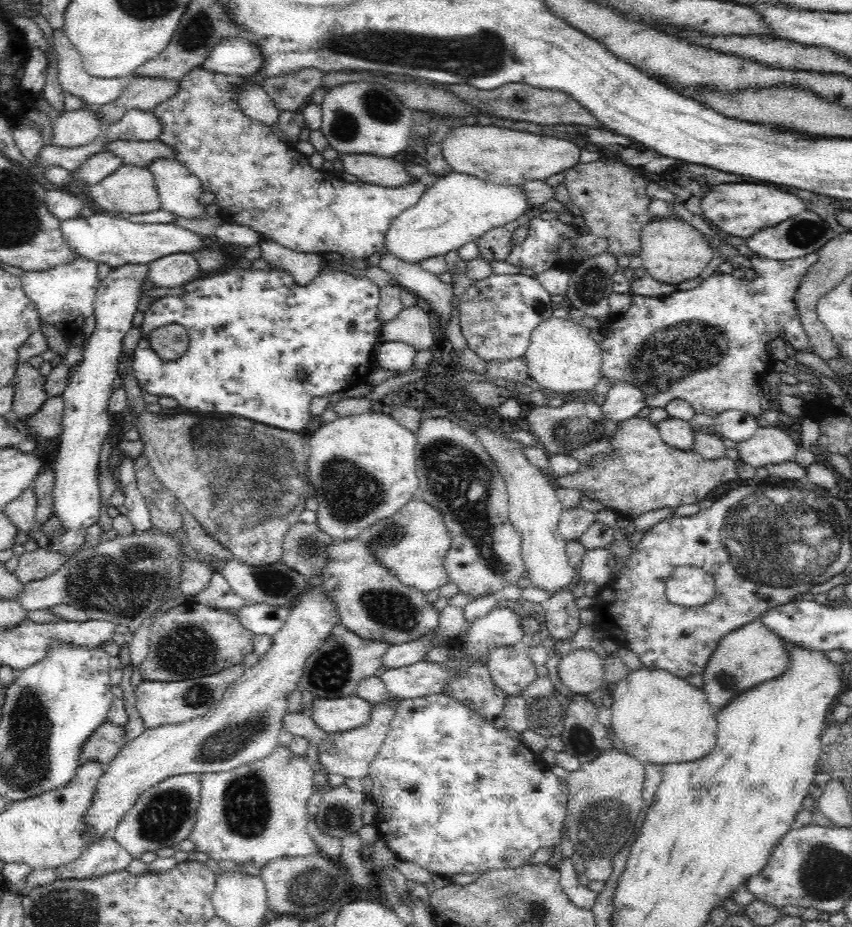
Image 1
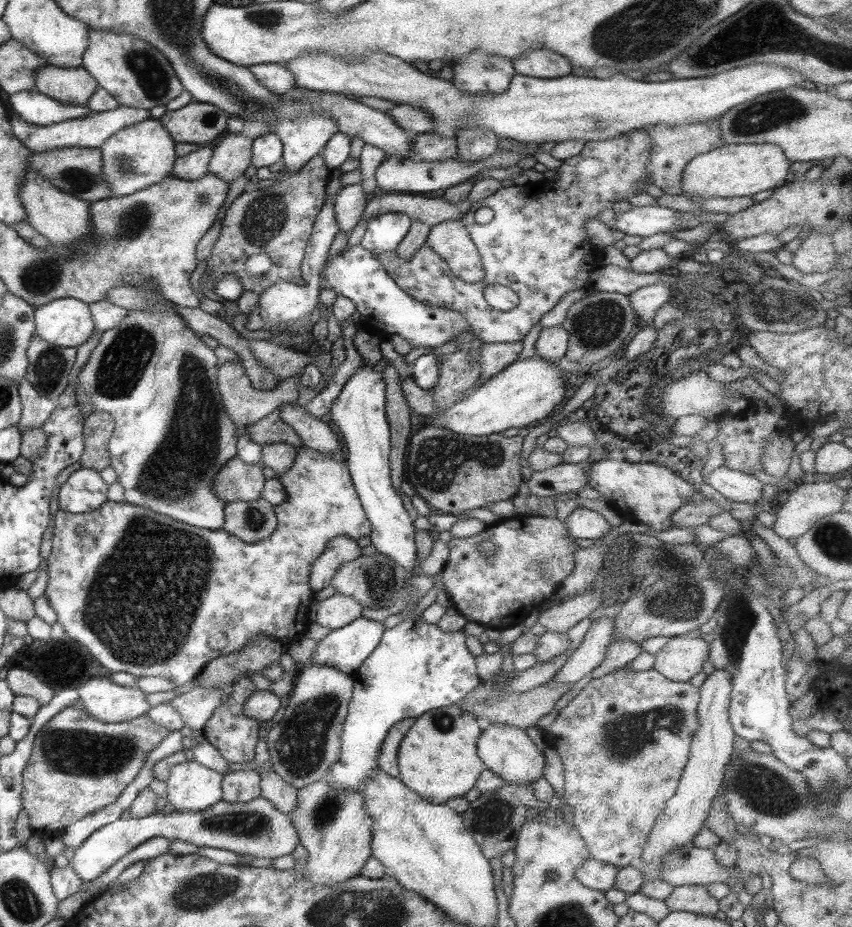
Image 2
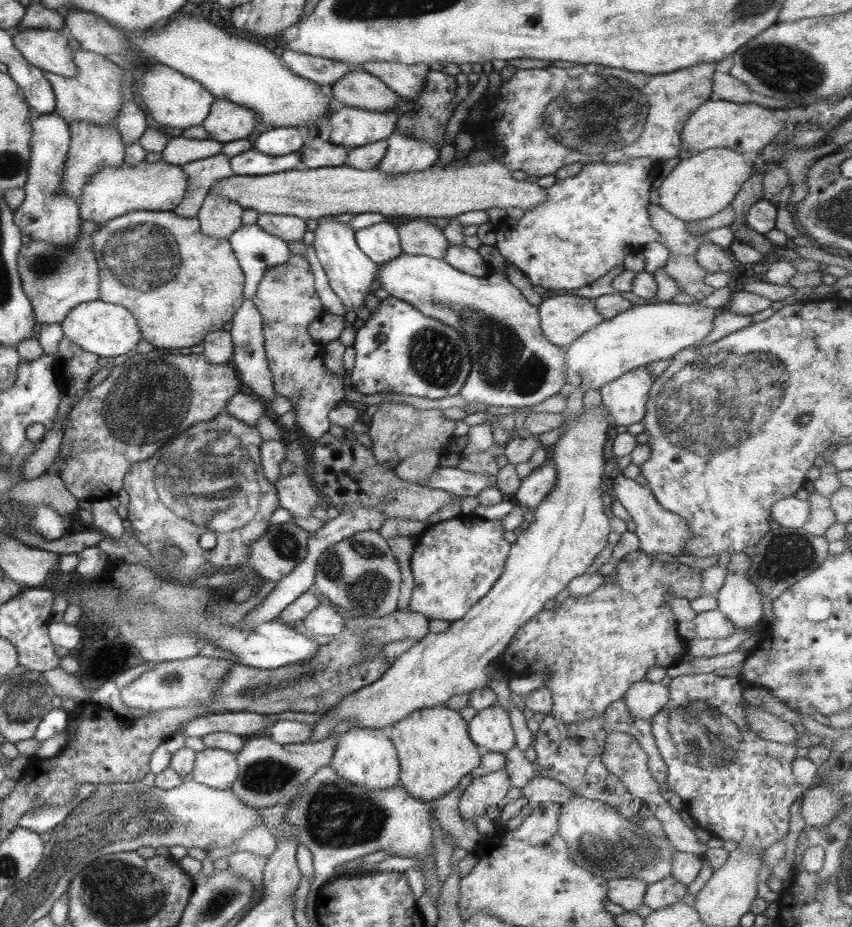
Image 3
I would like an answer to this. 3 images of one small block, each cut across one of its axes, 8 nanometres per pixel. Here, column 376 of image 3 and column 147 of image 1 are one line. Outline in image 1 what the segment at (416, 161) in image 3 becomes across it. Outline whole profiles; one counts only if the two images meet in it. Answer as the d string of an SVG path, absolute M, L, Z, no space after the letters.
M156 158L150 162L147 169L152 173L154 182L161 200L162 209L173 212L182 218L206 218L204 205L200 204L198 197L202 194L202 185L200 179L192 174L184 164L178 162L175 158Z

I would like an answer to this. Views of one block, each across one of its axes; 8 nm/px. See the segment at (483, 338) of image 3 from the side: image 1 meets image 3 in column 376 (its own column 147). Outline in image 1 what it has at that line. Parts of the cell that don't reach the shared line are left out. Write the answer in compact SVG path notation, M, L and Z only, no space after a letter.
M178 252L153 260L148 264L148 284L156 288L183 286L201 275L198 263L190 253Z

